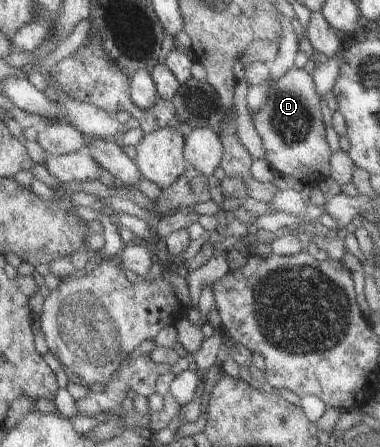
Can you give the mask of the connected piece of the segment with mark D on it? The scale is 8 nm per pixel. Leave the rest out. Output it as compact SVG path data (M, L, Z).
M293 66L270 85L264 107L258 115L254 113L251 120L272 170L281 176L292 176L305 185L314 185L329 178L332 151L326 139L320 101L322 99L316 93L311 75Z

